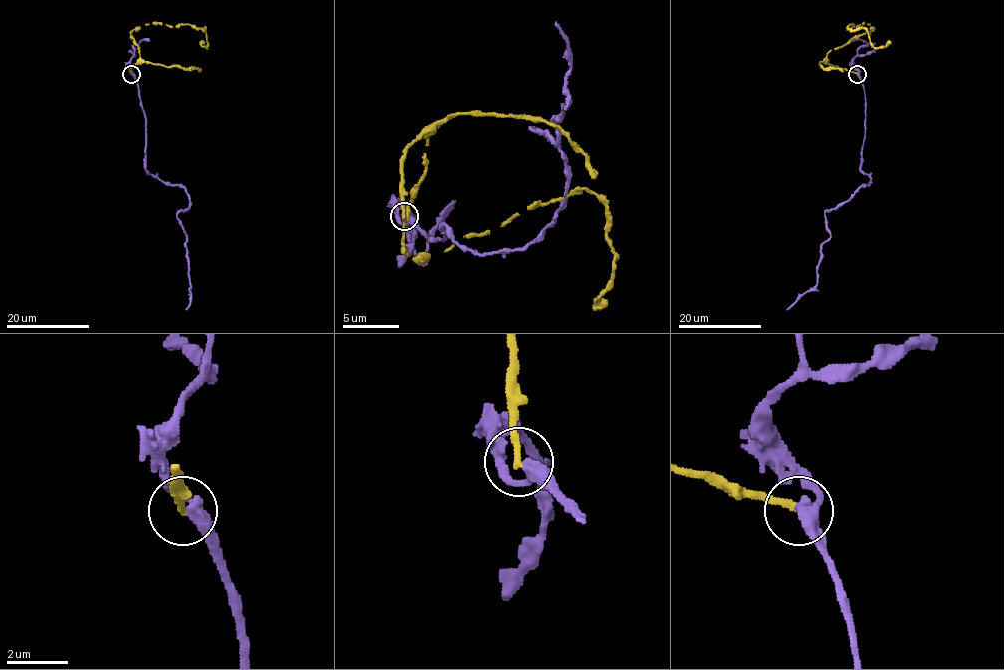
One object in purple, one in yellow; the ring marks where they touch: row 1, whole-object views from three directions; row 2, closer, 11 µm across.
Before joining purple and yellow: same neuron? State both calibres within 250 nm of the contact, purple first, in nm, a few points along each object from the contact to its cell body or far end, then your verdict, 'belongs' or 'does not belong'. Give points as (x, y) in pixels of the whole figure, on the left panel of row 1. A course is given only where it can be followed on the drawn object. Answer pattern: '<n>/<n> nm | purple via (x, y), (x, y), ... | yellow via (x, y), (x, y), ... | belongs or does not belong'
380/240 nm | purple via (131, 74), (145, 117), (145, 169), (180, 184), (190, 202), (177, 219), (186, 237), (191, 299), (186, 310) | yellow via (130, 74), (140, 54), (131, 38), (134, 29), (149, 23), (189, 24), (205, 28), (207, 47), (199, 42) | does not belong

